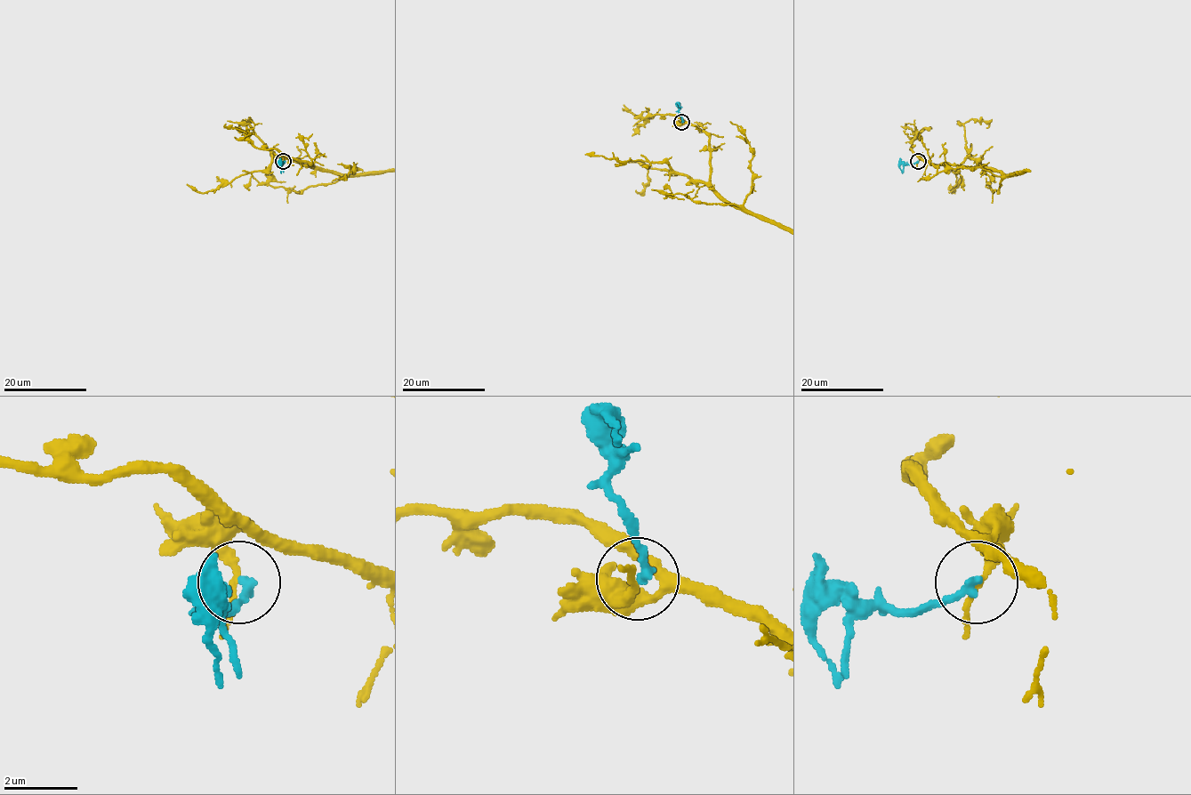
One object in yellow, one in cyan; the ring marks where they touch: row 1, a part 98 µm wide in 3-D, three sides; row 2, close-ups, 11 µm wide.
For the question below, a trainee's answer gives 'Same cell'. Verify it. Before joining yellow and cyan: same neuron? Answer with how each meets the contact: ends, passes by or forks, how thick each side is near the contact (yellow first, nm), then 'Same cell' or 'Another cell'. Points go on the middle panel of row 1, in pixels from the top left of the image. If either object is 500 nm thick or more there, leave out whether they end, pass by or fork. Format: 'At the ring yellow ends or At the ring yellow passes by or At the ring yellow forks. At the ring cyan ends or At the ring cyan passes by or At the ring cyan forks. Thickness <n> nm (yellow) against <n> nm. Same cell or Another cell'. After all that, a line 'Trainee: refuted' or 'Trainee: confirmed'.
At the ring yellow passes by. At the ring cyan ends. Thickness 180 nm (yellow) against 240 nm. Another cell
Trainee: refuted

